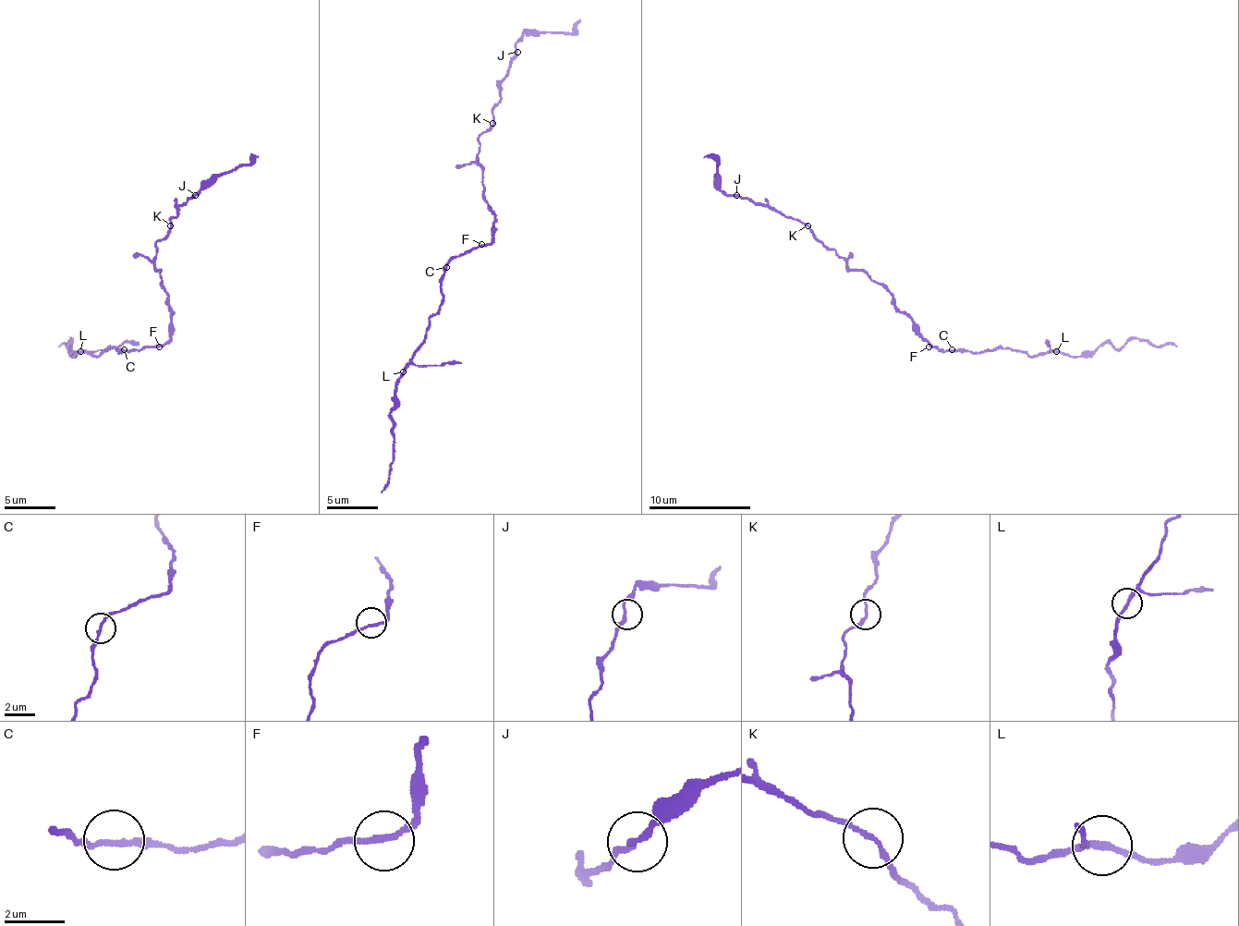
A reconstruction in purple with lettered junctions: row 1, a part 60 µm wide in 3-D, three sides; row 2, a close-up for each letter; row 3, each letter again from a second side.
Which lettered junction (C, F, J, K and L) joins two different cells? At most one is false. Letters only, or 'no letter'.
no letter

